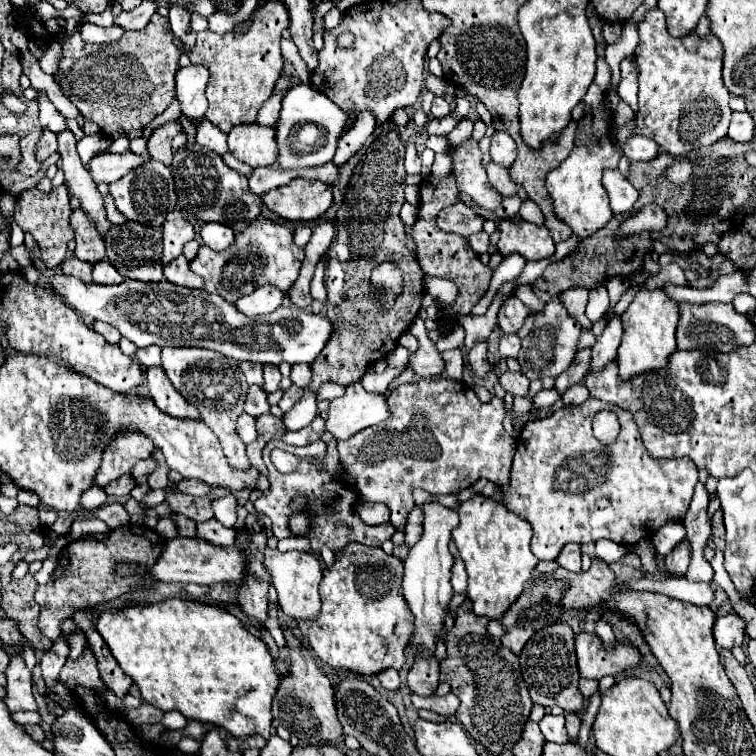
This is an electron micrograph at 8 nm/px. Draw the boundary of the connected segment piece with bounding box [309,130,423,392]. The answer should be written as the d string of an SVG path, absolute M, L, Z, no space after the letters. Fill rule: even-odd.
M381 132L357 162L353 176L345 188L345 198L337 210L335 226L337 236L323 256L325 262L325 288L327 288L327 318L333 324L331 338L311 364L313 378L309 390L319 392L325 382L349 386L365 374L367 366L385 358L395 350L401 332L405 332L417 318L423 298L423 272L411 252L405 248L405 226L399 210L405 204L405 178L403 168L405 146L397 132ZM383 260L393 260L401 266L405 288L401 298L389 312L373 308L367 296L369 270Z

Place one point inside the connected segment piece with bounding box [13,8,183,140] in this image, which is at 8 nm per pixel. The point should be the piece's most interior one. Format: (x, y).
(122, 86)

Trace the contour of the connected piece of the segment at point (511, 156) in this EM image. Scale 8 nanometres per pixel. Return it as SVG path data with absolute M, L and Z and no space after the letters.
M495 132L491 136L491 158L499 166L509 168L517 158L517 144L507 132Z

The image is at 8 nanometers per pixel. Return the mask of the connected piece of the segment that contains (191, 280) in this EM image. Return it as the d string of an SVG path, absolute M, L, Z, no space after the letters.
M179 256L175 258L173 262L165 264L165 270L163 270L165 278L177 286L187 286L187 288L203 288L203 280L201 276L189 272L189 266L187 266L187 258L185 256Z

